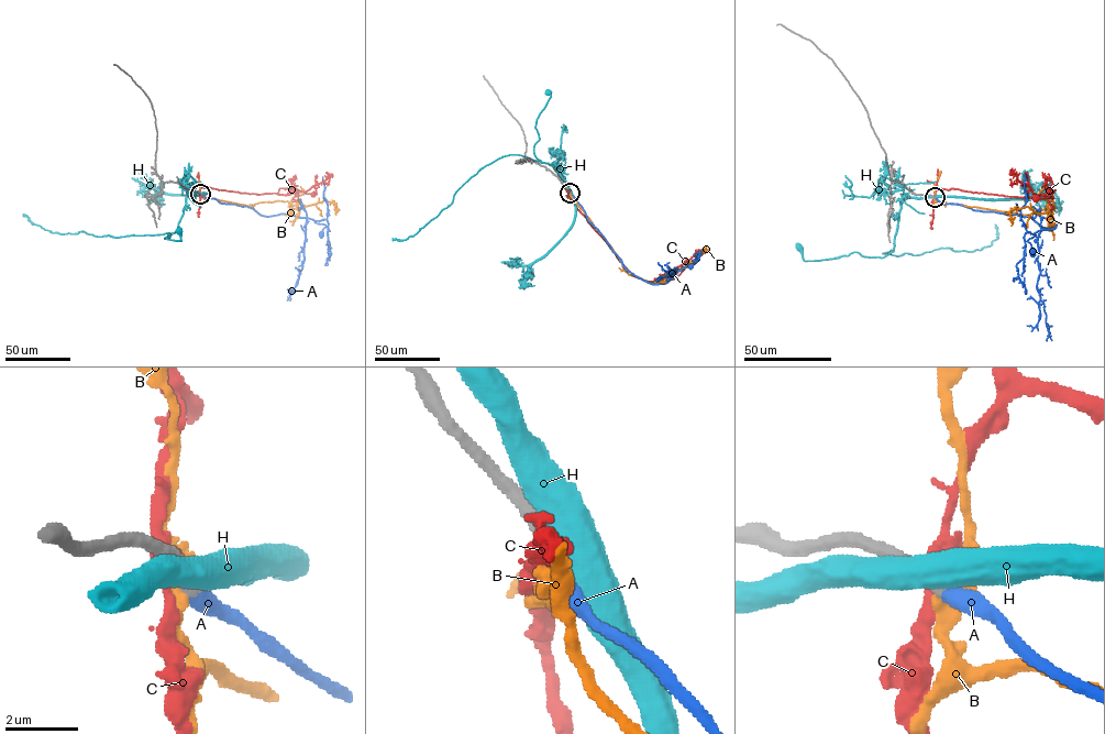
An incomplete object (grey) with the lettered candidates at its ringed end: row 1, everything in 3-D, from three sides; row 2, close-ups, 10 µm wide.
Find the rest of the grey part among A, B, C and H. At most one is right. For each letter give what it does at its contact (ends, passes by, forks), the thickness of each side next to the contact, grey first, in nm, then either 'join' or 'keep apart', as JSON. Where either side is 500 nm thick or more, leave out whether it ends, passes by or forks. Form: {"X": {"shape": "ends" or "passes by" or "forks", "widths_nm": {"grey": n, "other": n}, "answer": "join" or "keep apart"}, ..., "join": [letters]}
{"A": {"shape": "ends", "widths_nm": {"grey": 400, "other": 480}, "answer": "join"}, "B": {"shape": "passes by", "widths_nm": {"grey": 440, "other": 480}, "answer": "keep apart"}, "C": {"widths_nm": {"grey": 500, "other": 420}, "answer": "keep apart"}, "H": {"widths_nm": {"grey": 550, "other": 750}, "answer": "keep apart"}, "join": ["A"]}

